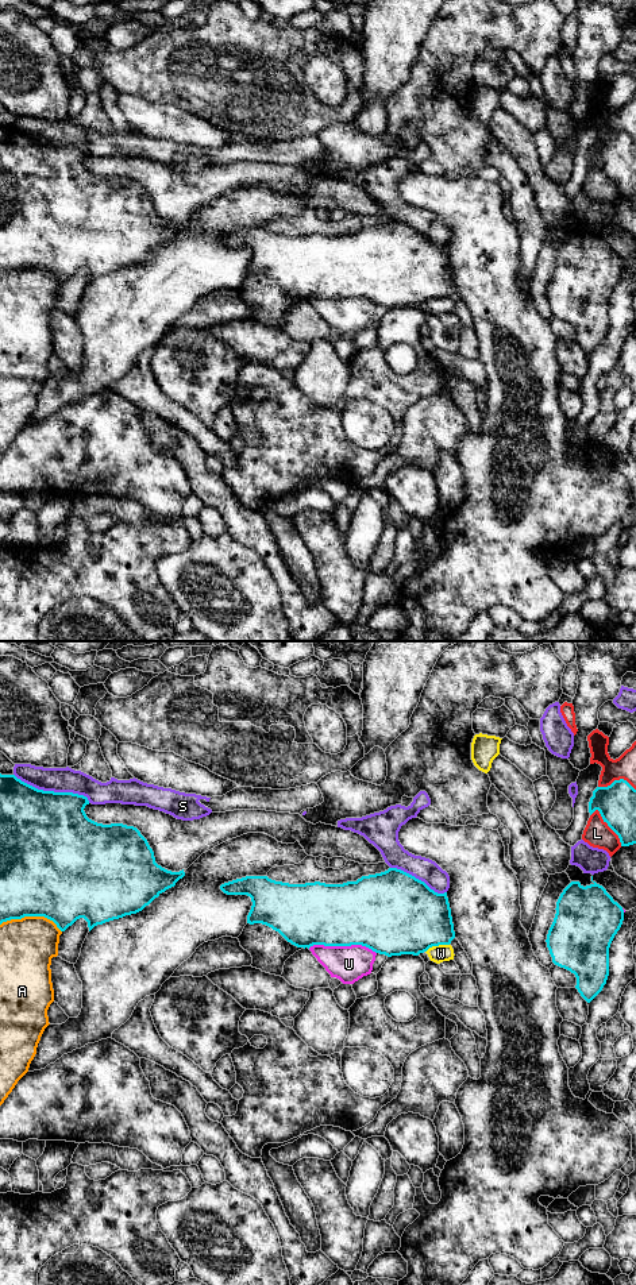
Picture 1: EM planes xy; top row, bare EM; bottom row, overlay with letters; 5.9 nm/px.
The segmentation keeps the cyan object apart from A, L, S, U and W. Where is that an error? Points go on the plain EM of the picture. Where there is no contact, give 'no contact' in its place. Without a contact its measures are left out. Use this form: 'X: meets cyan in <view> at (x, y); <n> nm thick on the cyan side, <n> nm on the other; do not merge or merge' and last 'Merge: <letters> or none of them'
A: meets cyan in xy at (31, 267); 500 nm thick on the cyan side, 320 nm on the other; do not merge
L: meets cyan in xy at (609, 178); 220 nm thick on the cyan side, 160 nm on the other; do not merge
S: meets cyan in xy at (53, 143); 500 nm thick on the cyan side, 140 nm on the other; do not merge
U: meets cyan in xy at (342, 297); 400 nm thick on the cyan side, 220 nm on the other; do not merge
W: meets cyan in xy at (436, 297); 440 nm thick on the cyan side, 100 nm on the other; do not merge
Merge: none of them

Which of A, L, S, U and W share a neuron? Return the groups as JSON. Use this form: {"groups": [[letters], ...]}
{"groups": [["A"], ["L"], ["S"], ["U"], ["W"]]}

